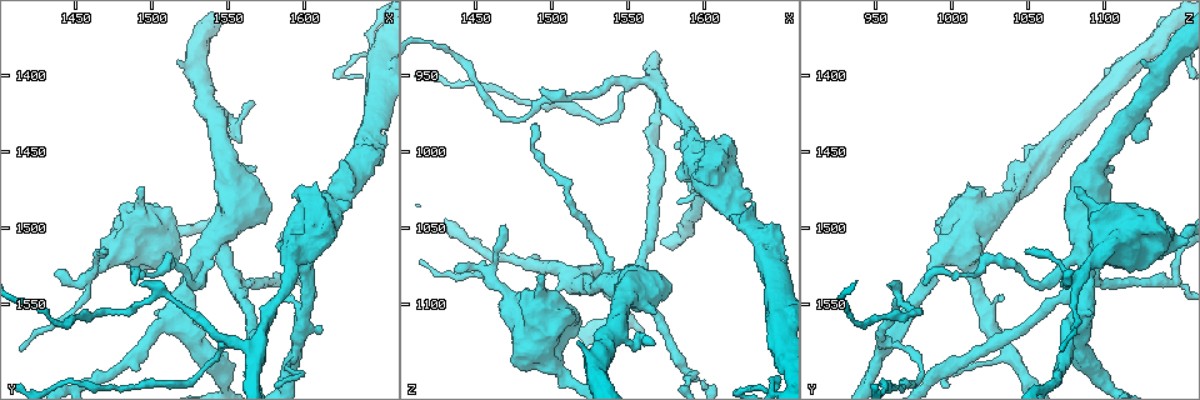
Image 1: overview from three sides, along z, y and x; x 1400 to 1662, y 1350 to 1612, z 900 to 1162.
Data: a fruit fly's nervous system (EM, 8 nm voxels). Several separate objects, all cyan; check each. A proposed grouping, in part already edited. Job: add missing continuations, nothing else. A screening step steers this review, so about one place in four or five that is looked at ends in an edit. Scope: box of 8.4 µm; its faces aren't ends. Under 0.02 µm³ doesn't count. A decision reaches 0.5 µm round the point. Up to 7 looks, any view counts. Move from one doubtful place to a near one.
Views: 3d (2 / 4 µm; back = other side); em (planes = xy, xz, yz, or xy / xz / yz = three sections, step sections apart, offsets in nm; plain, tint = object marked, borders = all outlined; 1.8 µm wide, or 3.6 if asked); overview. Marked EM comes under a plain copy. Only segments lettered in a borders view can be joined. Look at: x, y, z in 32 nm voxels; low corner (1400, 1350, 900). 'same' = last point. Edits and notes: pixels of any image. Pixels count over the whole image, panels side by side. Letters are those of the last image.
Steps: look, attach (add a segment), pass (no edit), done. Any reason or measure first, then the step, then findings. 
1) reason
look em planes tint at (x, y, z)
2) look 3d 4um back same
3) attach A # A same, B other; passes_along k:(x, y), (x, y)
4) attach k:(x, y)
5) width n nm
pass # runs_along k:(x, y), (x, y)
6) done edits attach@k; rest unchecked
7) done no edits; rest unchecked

tapers out
look em 3.6um xy step 16 tint at (1468, 1514, 1048)

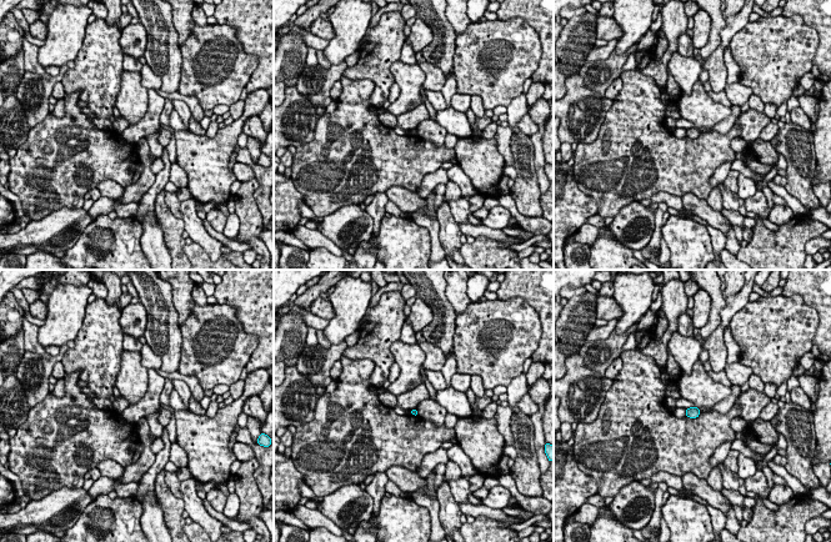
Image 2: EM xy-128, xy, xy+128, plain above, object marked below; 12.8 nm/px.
look em 3.6um planes tint same

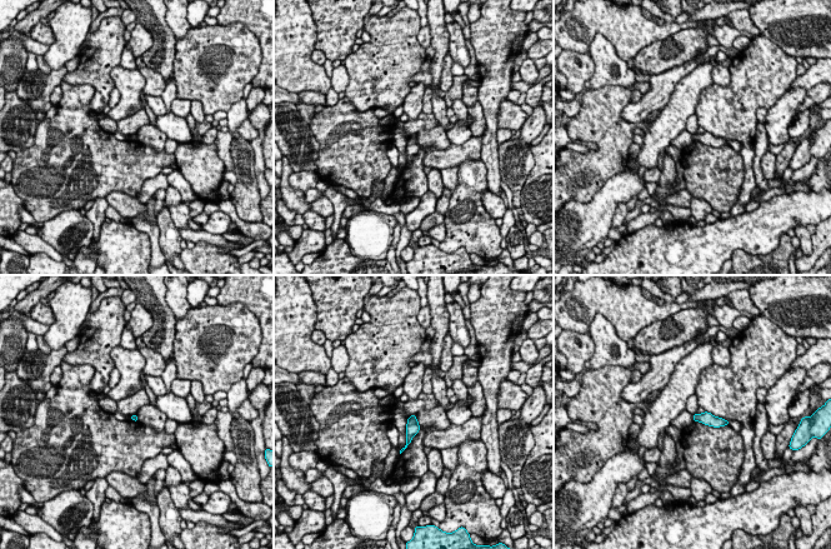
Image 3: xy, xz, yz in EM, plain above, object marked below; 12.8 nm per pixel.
see the neighbours
look em 3.6um planes borders same

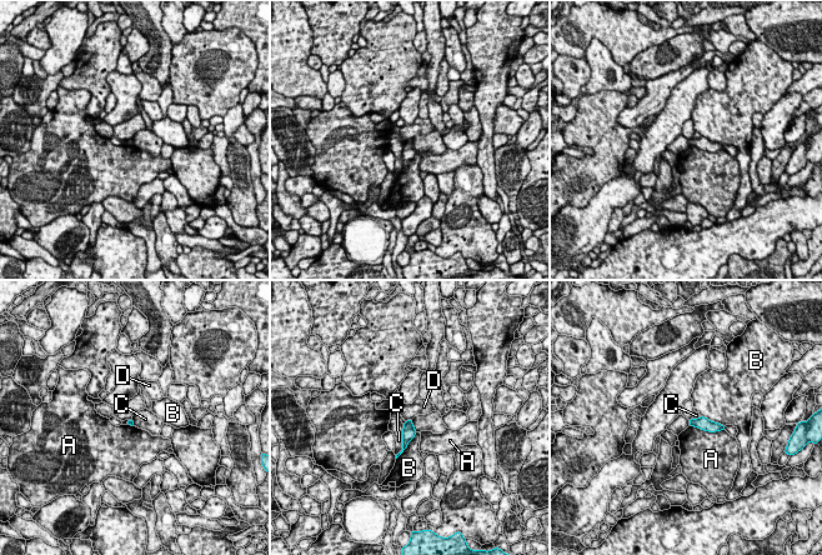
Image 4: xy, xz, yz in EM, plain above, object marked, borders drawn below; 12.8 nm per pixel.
pass # A other, B other, C other, D other; none of them fits

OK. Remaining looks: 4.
thick end
look 3d 4um at (1474, 1502, 1140)

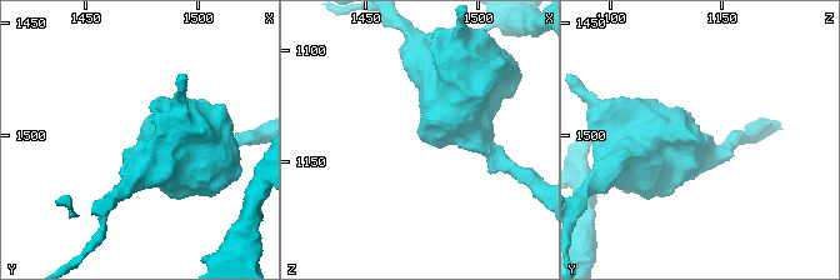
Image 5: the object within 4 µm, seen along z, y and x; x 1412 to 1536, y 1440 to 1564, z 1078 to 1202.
shape alone is not enough
look em yz step 8 tint at (1474, 1504, 1138)

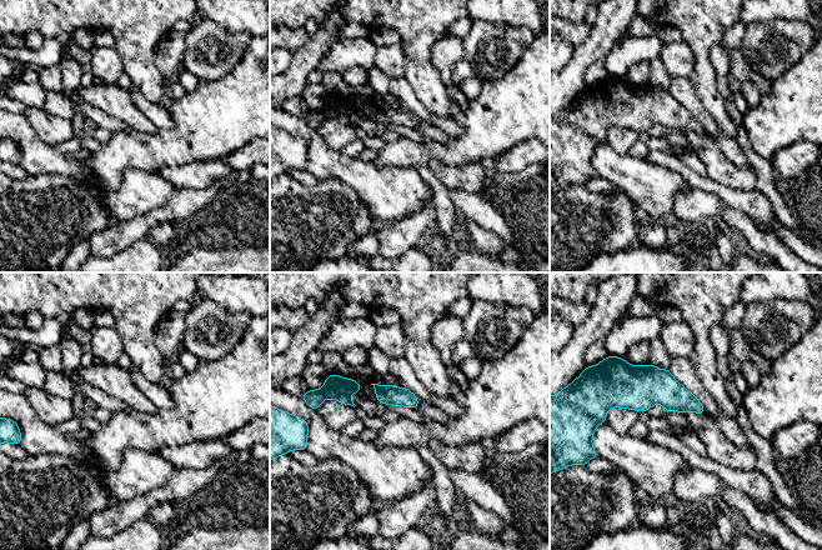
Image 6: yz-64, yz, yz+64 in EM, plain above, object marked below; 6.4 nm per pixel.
cut it another way
look em planes borders same

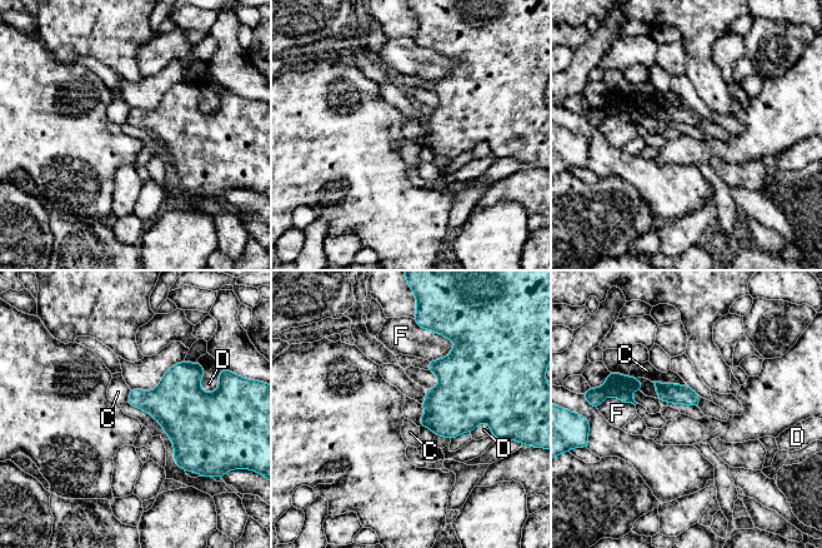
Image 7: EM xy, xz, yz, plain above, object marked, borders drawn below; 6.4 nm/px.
pass # C other, D other, F other; border 7:(652, 380), (672, 382), (687, 387); none of them fits

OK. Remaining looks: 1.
done no edits; rest unchecked

